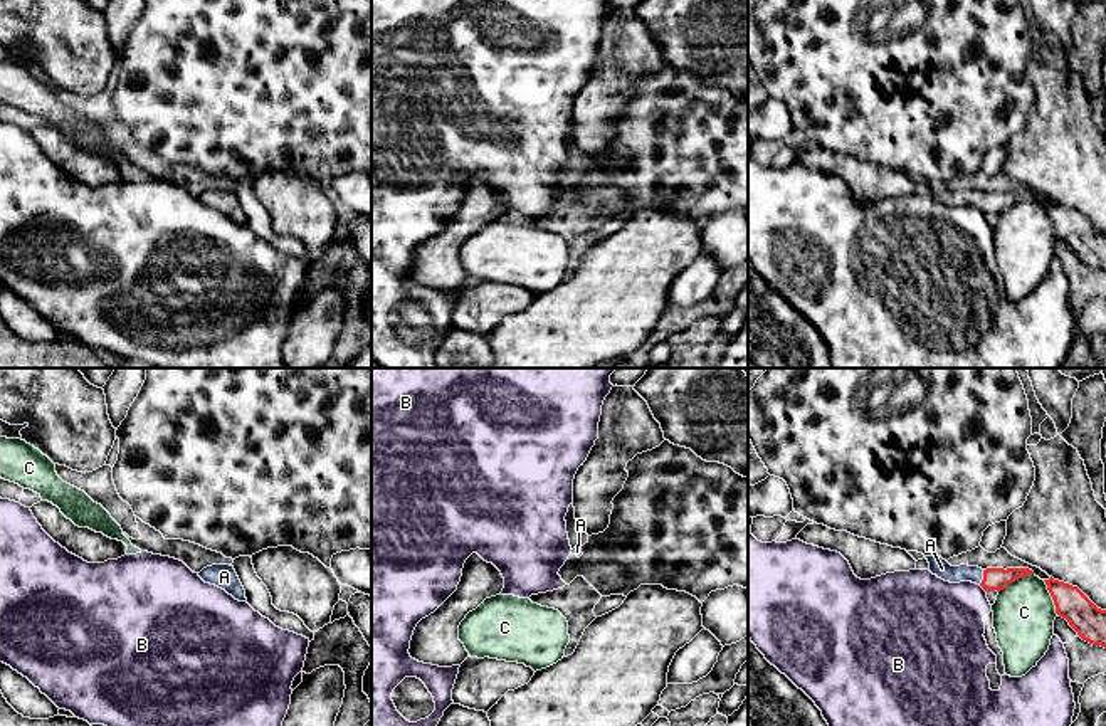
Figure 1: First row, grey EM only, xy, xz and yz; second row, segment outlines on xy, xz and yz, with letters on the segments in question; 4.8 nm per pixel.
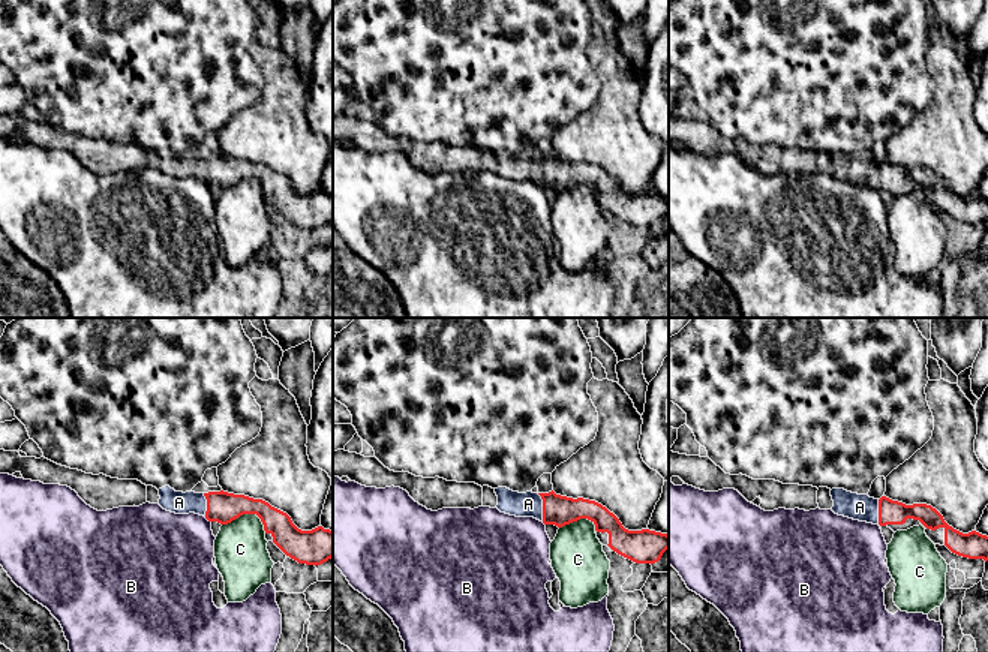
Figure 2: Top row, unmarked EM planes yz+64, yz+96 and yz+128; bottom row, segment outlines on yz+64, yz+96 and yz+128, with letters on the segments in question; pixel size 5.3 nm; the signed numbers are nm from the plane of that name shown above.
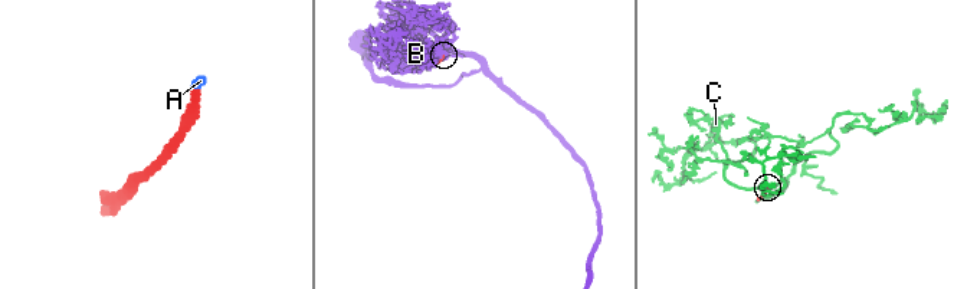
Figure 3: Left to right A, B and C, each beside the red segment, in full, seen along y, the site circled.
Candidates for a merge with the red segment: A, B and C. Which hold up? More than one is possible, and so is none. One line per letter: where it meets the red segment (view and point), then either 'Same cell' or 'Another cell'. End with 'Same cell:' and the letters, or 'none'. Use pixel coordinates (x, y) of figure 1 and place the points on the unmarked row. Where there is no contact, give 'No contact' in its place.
A: Touches red at yz (984, 200). Same cell
B: Touches red at yz (982, 210). Another cell
C: Touches red at yz (1016, 202). Another cell
Same cell: A

